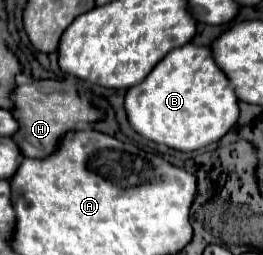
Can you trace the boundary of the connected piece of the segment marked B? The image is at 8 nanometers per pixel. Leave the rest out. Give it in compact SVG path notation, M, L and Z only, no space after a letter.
M196 44L172 50L144 82L132 86L126 94L126 112L138 134L182 152L194 150L194 142L220 140L240 116L234 86L218 68L212 48Z

